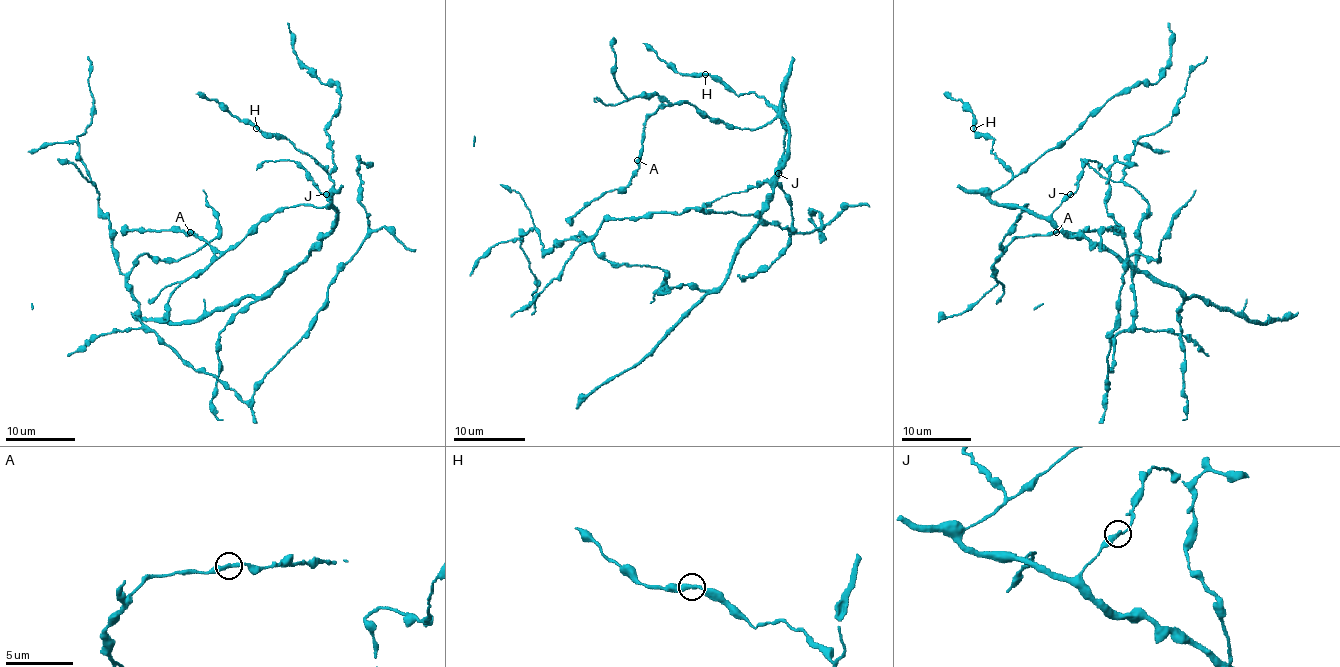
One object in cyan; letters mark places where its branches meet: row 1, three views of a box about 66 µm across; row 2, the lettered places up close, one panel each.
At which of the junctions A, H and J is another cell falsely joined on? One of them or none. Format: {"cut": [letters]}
{"cut": []}

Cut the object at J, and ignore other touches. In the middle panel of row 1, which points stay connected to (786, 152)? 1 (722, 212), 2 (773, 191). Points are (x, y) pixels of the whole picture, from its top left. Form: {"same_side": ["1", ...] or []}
{"same_side": ["1", "2"]}

